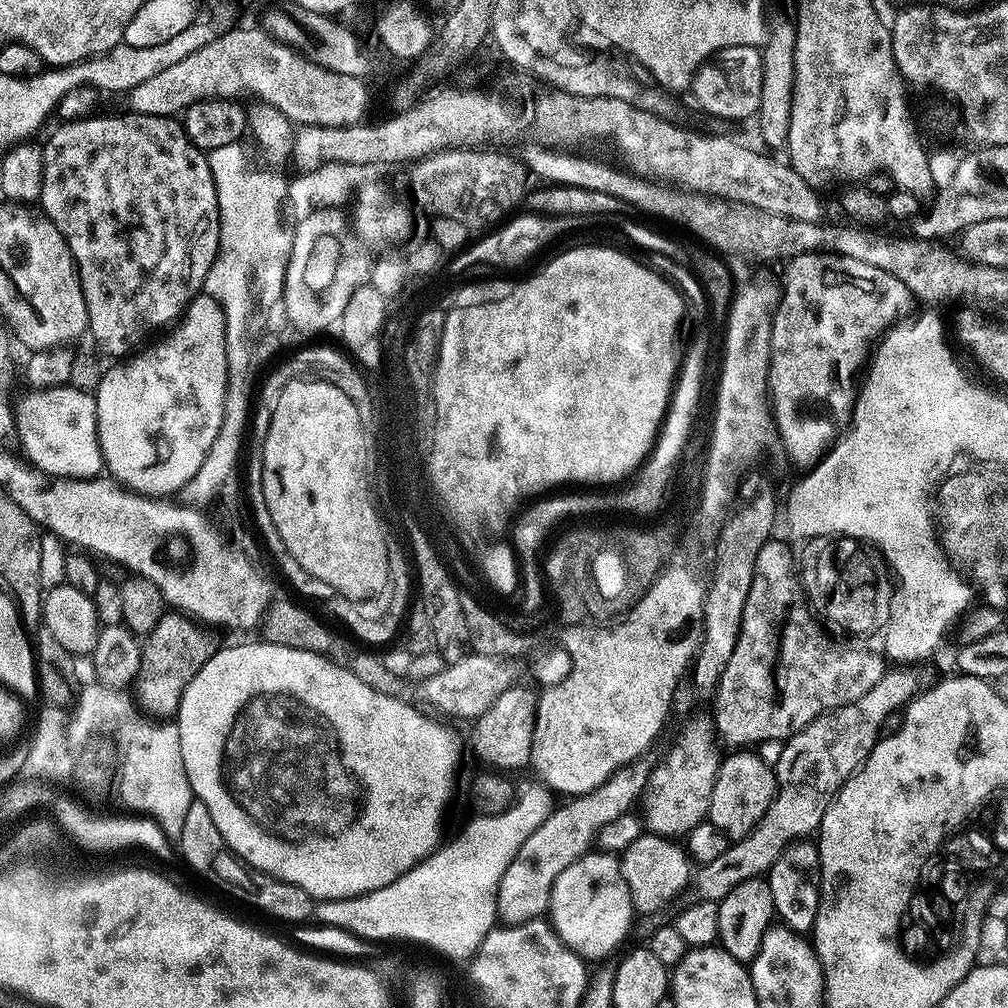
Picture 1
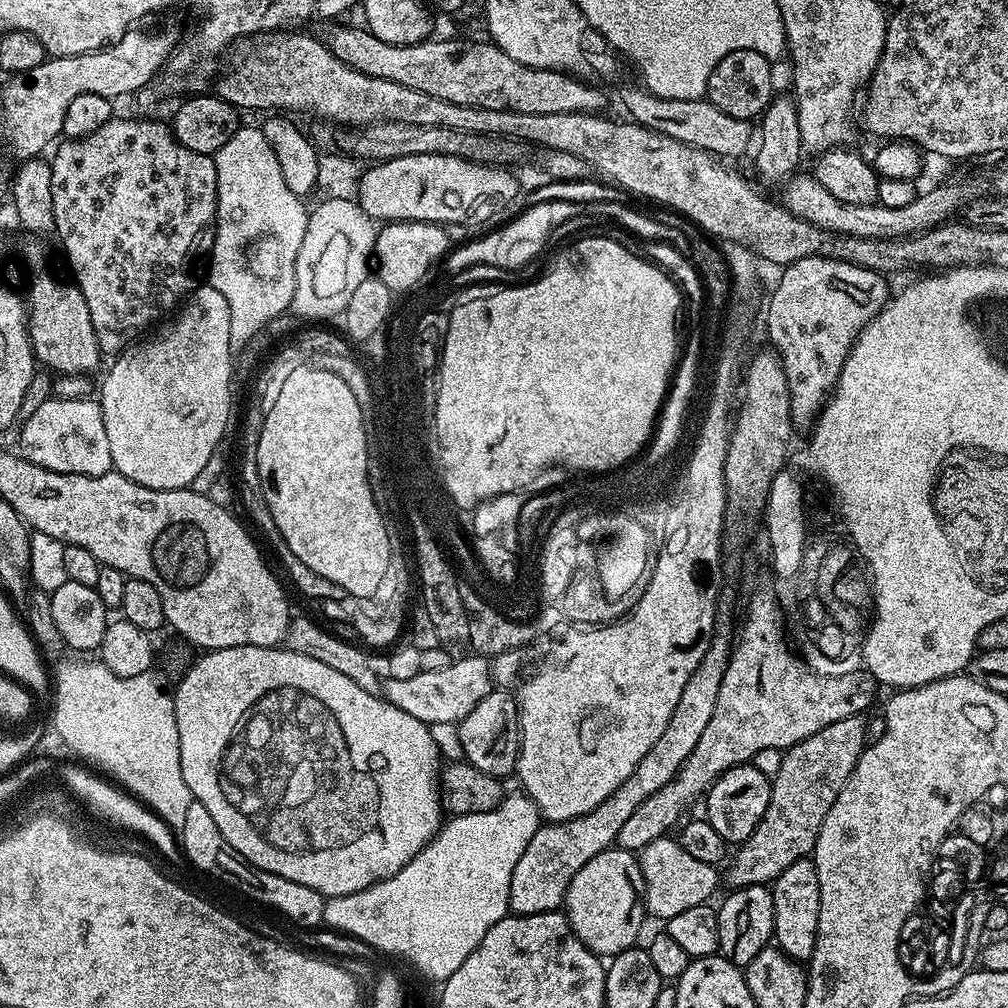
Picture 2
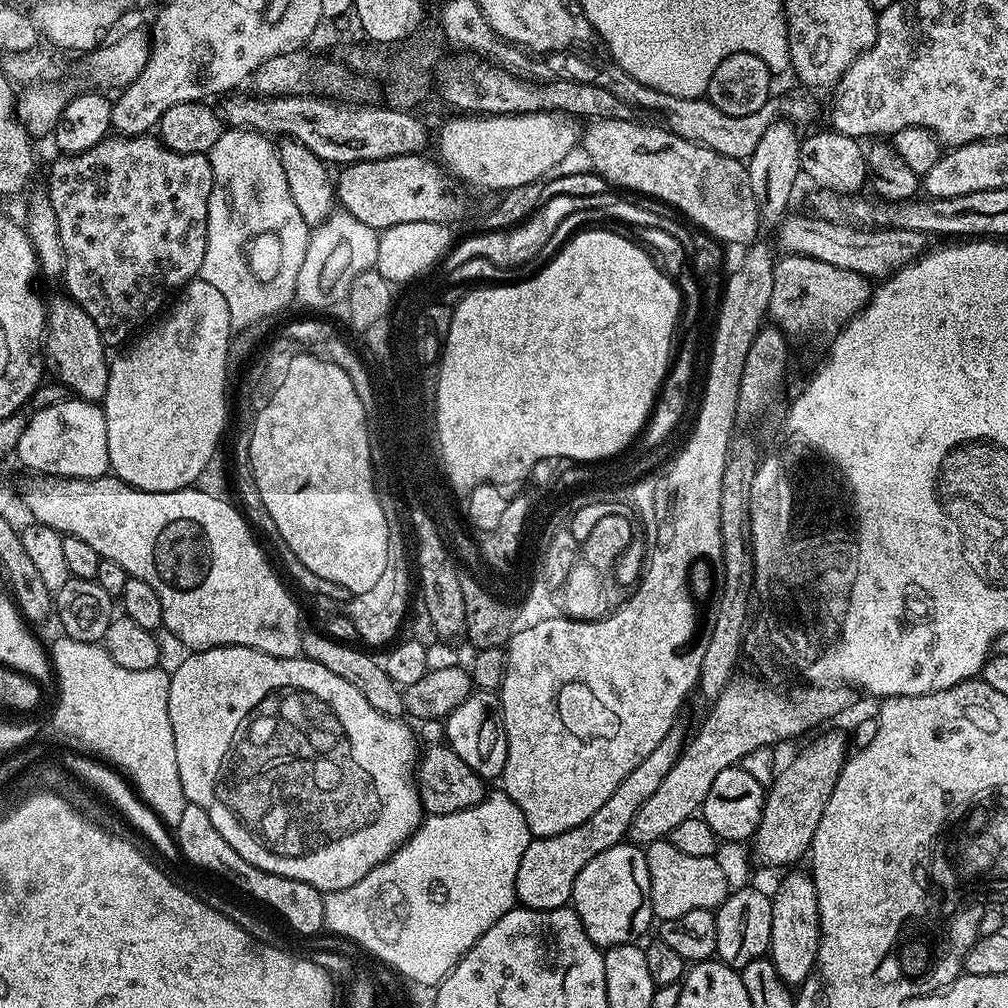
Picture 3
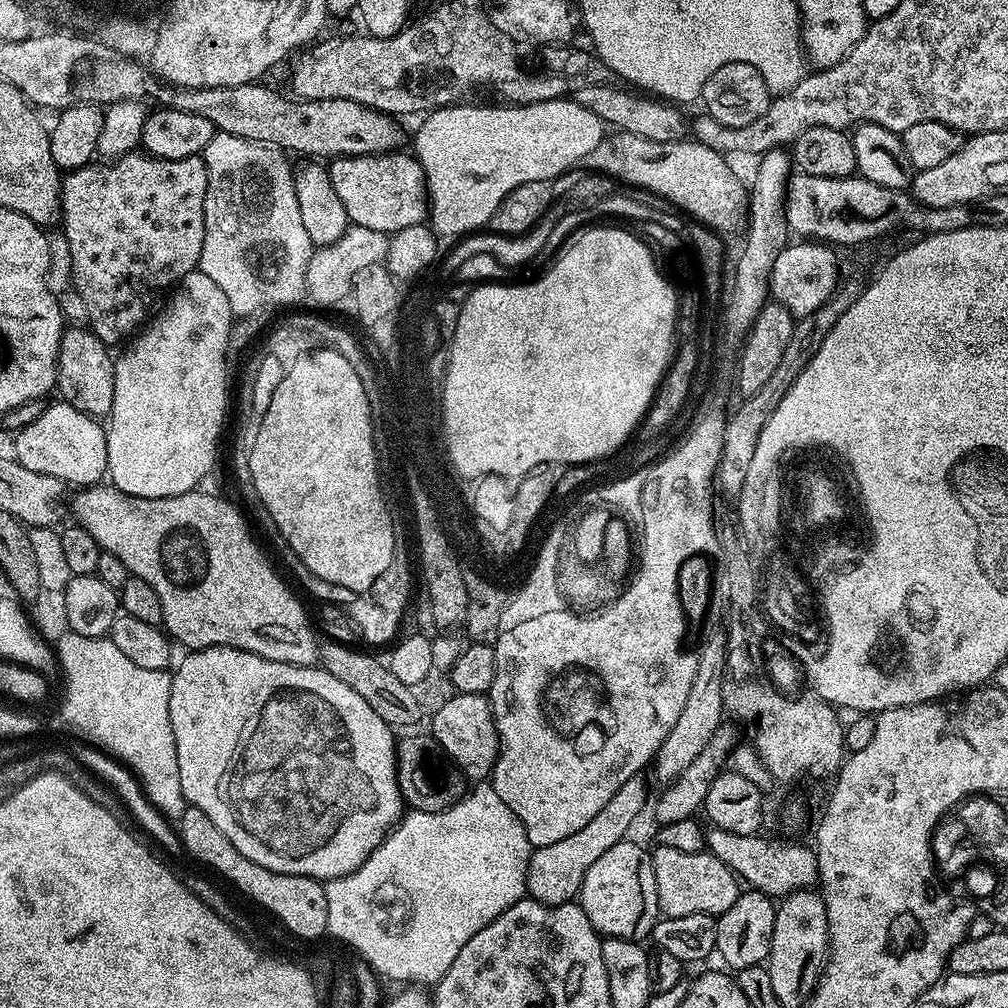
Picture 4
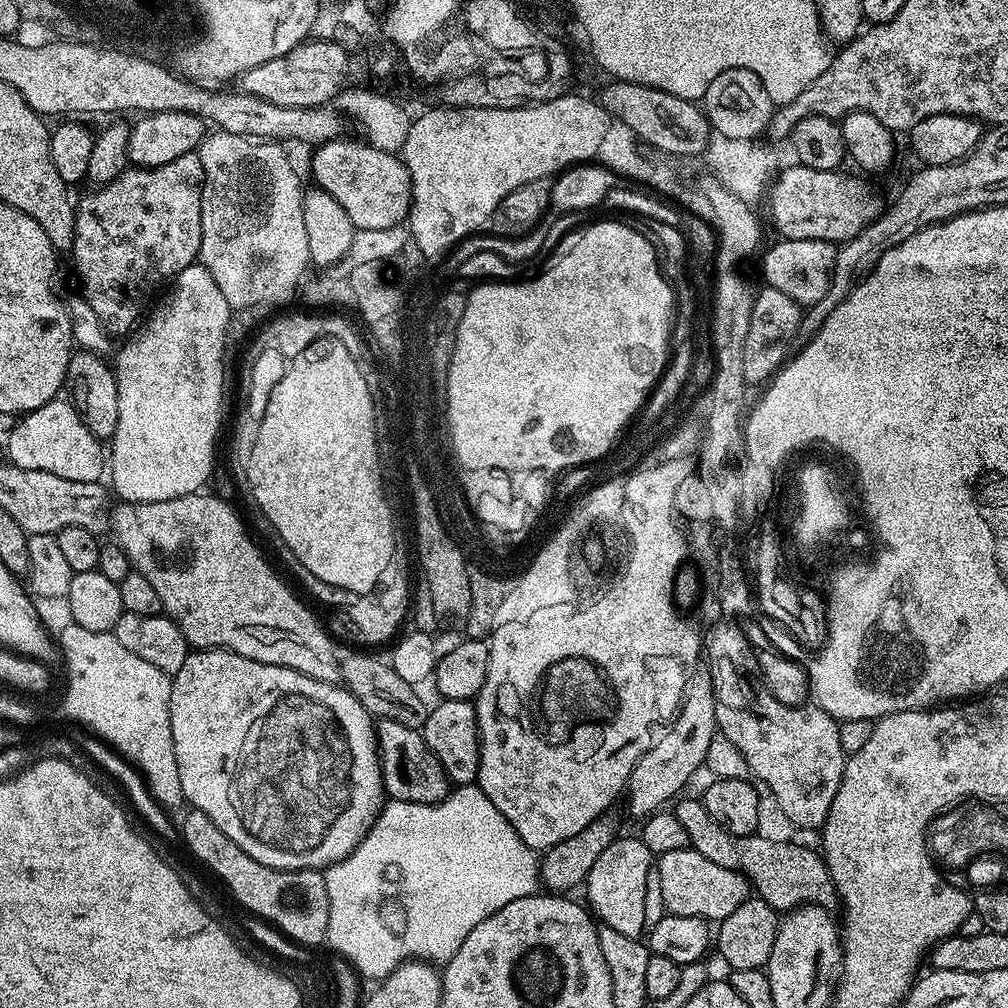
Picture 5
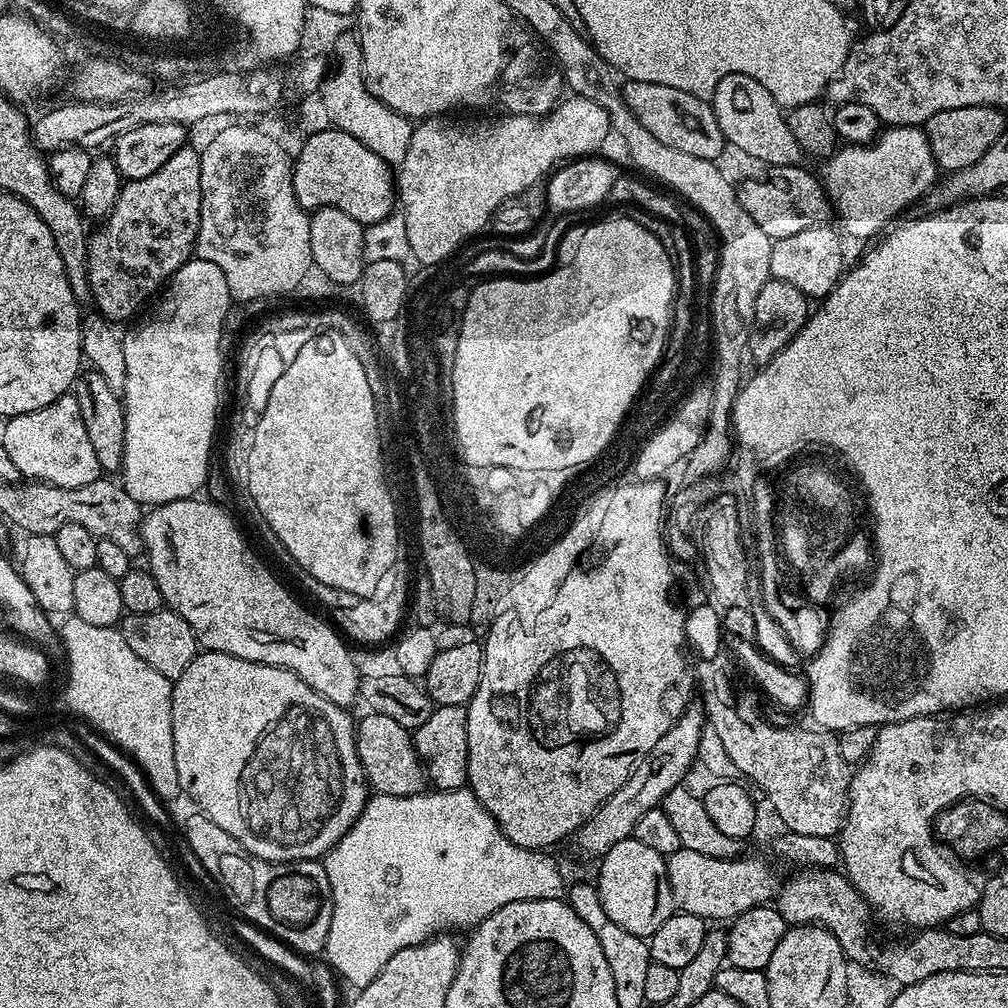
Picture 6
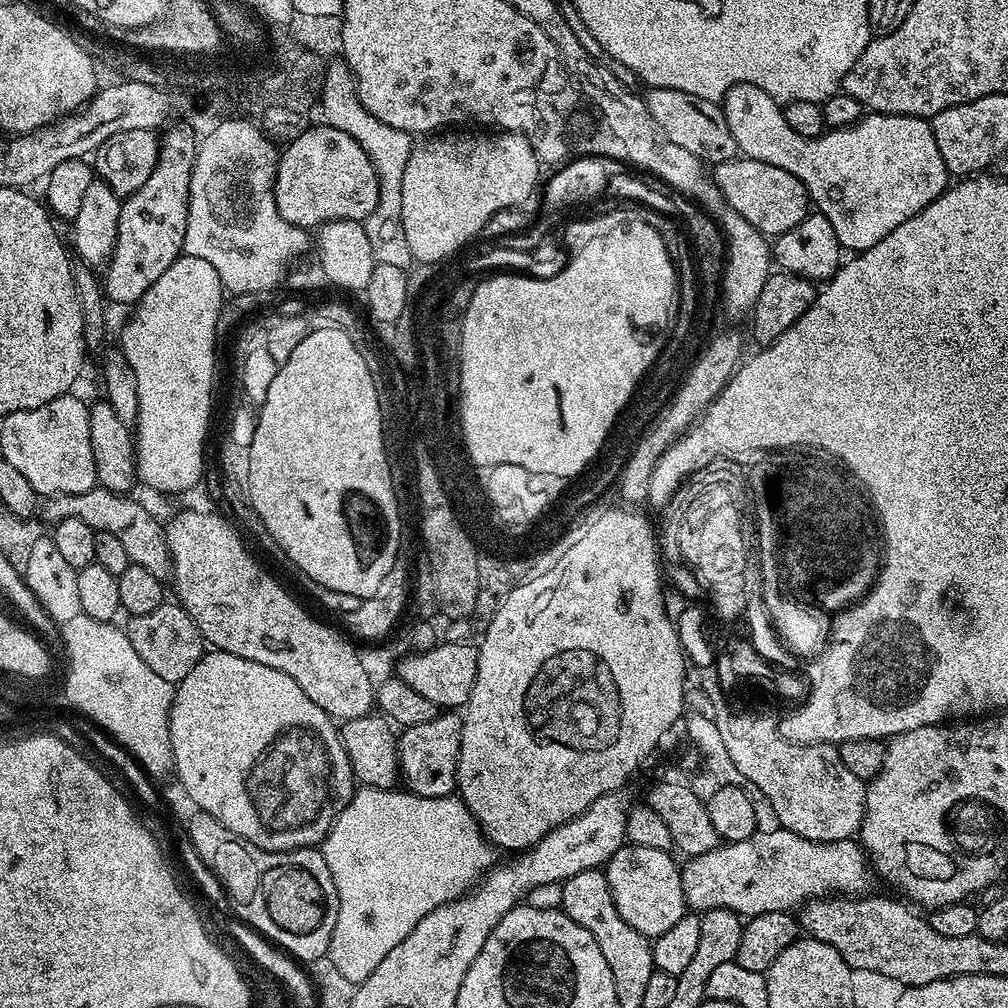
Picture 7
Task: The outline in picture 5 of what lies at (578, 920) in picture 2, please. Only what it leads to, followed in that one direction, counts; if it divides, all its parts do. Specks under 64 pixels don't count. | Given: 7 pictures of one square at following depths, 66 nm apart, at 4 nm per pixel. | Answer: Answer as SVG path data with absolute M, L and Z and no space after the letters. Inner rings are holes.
M635 835L625 838L617 838L613 844L606 846L602 854L598 854L598 862L590 870L586 881L588 888L587 907L593 917L600 924L610 926L610 930L618 930L618 934L626 934L626 938L644 940L650 930L654 930L661 916L665 915L664 903L662 902L662 886L658 882L658 870L656 869L657 857Z

